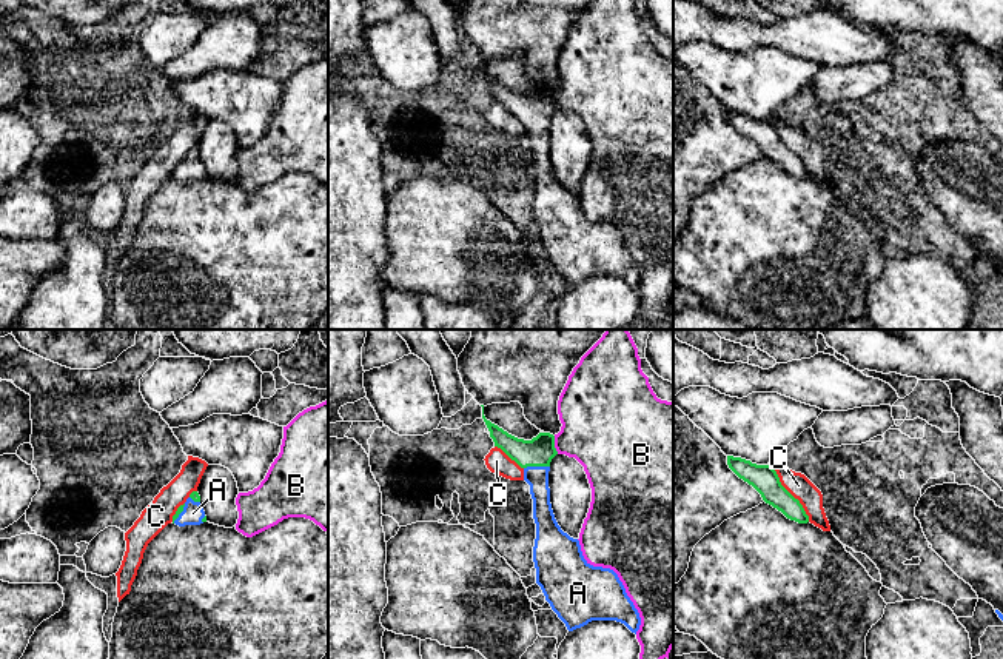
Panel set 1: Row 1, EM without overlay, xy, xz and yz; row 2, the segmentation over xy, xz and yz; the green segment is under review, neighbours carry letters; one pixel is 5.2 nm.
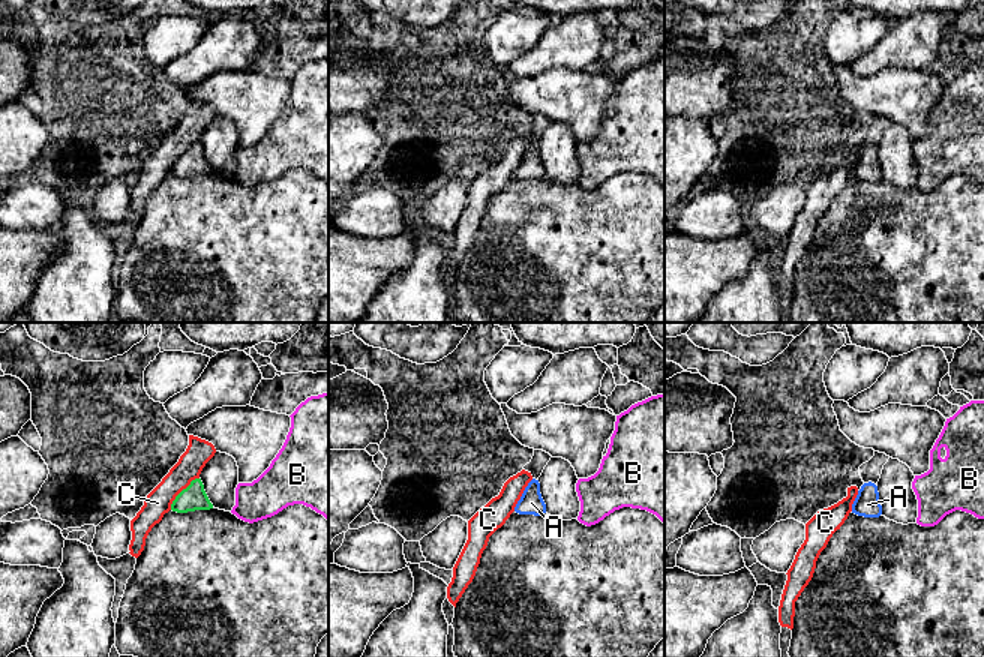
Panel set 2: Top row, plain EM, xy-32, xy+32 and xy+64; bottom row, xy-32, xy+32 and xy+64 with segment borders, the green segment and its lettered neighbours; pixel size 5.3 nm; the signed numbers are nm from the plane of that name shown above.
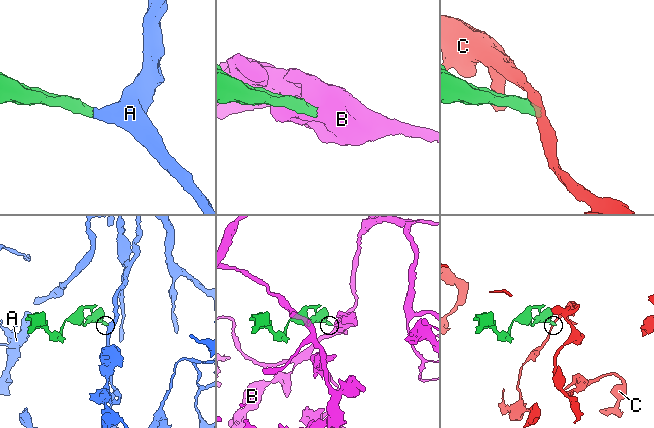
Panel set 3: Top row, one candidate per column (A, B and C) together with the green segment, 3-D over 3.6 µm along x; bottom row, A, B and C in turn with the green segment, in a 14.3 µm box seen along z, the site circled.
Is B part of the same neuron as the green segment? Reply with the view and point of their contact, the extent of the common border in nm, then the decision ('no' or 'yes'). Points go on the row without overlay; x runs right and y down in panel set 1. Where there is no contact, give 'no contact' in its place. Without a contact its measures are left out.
xz (553, 100) | 100 nm | no

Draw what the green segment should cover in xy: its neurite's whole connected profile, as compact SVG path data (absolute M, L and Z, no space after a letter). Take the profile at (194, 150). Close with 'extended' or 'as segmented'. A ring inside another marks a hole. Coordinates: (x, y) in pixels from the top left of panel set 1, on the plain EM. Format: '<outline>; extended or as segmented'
M193 146L186 157L180 160L173 171L173 179L179 182L185 180L200 180L206 177L205 166L200 160L200 151L197 146Z; extended

